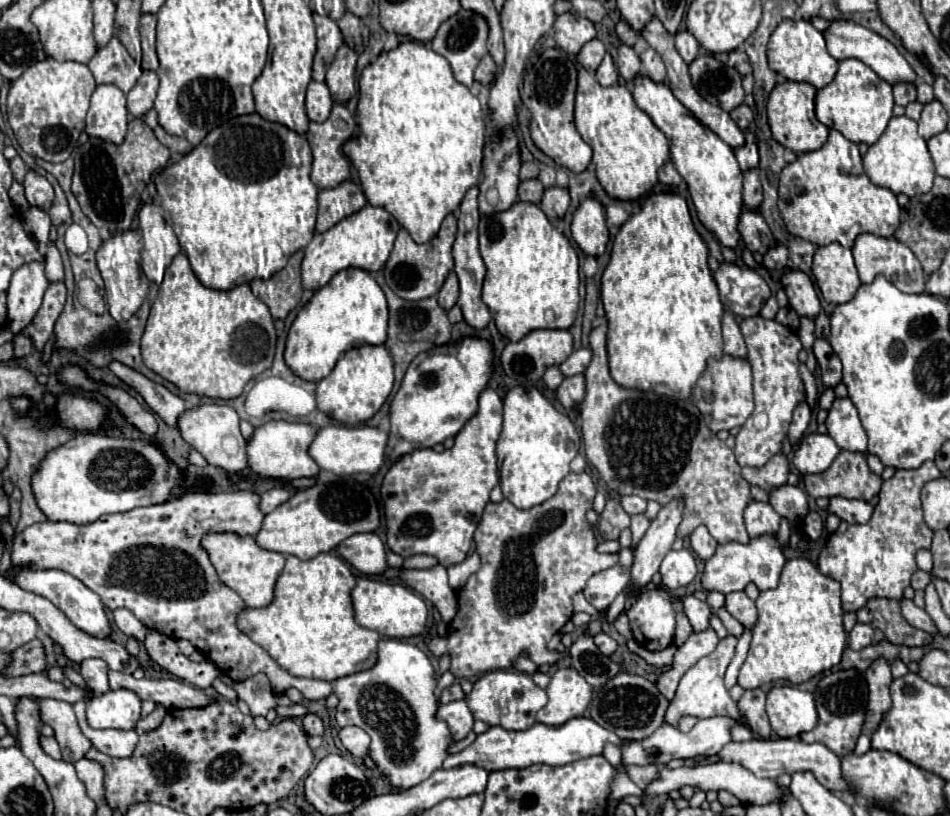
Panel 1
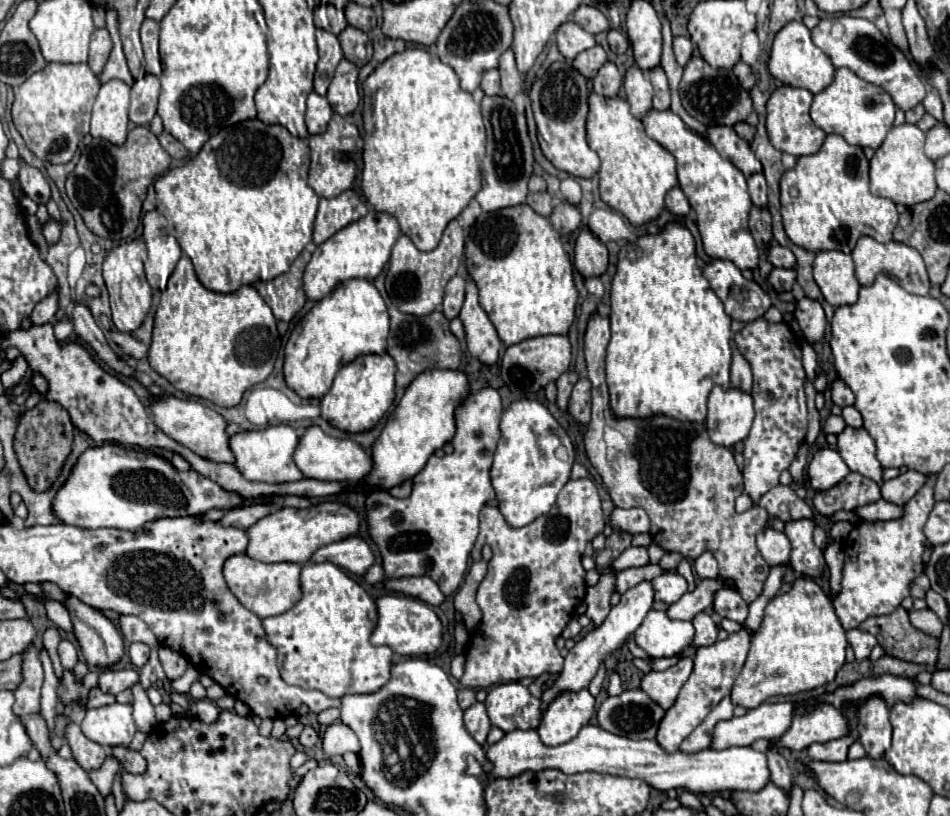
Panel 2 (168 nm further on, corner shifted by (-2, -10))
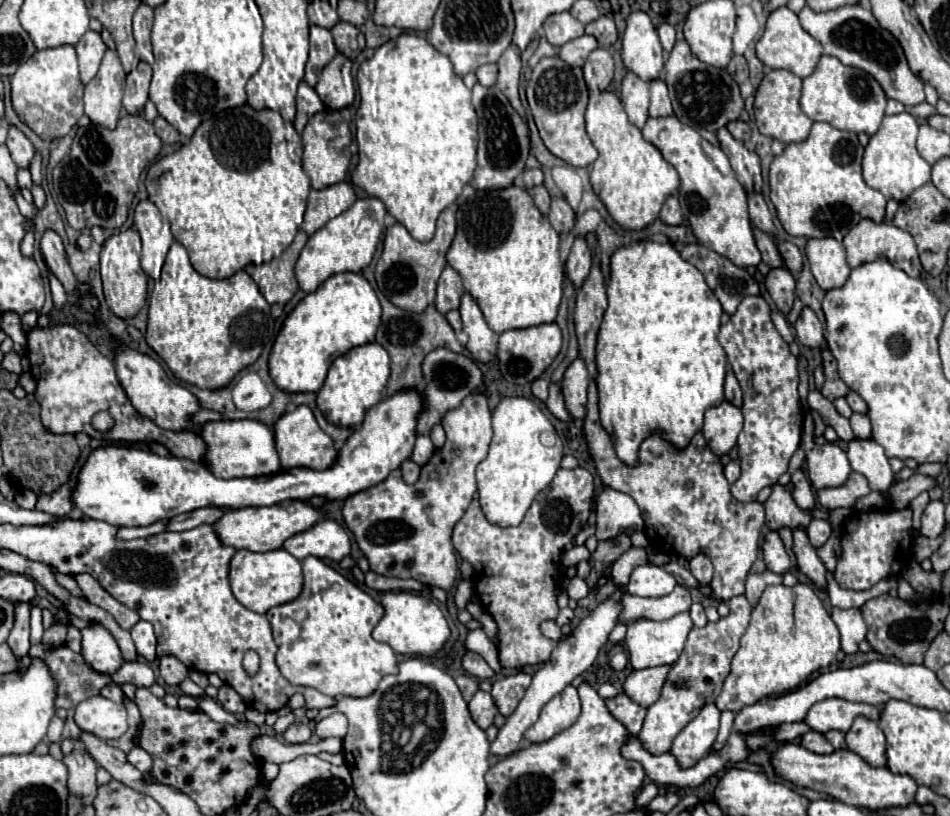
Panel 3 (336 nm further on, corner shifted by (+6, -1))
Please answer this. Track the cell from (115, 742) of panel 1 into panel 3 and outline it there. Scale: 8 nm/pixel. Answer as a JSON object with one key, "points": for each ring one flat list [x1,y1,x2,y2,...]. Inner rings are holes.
{"points":[[136,746,128,752,128,762,134,764,136,768,140,768,140,770,150,770,152,768,152,756,146,750,142,750,140,746]]}

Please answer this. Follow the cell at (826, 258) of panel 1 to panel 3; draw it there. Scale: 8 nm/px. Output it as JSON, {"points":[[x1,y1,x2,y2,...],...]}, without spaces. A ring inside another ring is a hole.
{"points":[[810,238,806,244,806,256,810,270,822,290,840,288,848,280,850,266,846,264,842,242,834,238]]}

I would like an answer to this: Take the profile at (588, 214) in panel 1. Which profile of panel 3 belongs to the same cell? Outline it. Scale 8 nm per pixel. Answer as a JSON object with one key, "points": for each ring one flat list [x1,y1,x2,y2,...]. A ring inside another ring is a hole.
{"points":[[576,238,572,244,572,250,570,250,570,256,566,260,566,276,570,278,570,282,574,284,576,290,584,284,584,280,590,272,590,266,592,266,592,254,590,254,586,240]]}

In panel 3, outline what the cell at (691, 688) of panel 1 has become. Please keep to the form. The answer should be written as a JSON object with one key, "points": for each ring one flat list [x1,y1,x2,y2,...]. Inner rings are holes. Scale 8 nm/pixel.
{"points":[[736,596,728,600,730,614,718,622,708,622,706,626,694,626,686,638,686,646,680,658,672,664,668,678,662,686,660,698,648,708,644,726,638,734,638,740,650,754,664,754,670,750,672,740,684,730,684,726,698,716,698,712,716,700,722,690,724,678,730,672,730,662,740,648,740,638,750,624,752,606,746,596]]}

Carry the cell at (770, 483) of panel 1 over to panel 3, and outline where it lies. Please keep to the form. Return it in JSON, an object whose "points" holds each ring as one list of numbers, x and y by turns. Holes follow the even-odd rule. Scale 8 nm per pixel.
{"points":[[776,484,770,498,764,502,766,508,766,526,774,532,778,532,780,528,790,528,790,530,806,530,812,516,808,516,808,512,796,508,796,502,792,500,792,494]]}

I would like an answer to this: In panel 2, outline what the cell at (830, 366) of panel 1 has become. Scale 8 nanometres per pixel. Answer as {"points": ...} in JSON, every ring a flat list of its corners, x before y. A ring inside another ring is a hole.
{"points":[[834,379,830,385,830,391,832,391,832,401,838,407,846,407,846,405,854,403,854,393,842,379]]}

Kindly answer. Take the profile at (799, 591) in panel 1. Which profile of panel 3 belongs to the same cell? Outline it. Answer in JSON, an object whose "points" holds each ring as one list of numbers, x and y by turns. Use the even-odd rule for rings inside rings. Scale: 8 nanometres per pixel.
{"points":[[782,584,768,586,764,590,758,606,752,612,752,620,750,620,748,630,742,636,740,650,736,652,736,656,732,660,732,670,730,670,728,678,724,680,724,688,714,704,720,712,730,710,736,714,744,706,752,706,766,696,782,696,788,690,792,692,792,690,800,688,800,684,806,684,814,672,818,672,820,668,828,668,834,662,838,650,840,650,840,632,838,632,836,624,832,622,830,614,824,610,820,598,816,596,816,592,810,586,806,586,806,584,796,584,794,588,786,588]]}

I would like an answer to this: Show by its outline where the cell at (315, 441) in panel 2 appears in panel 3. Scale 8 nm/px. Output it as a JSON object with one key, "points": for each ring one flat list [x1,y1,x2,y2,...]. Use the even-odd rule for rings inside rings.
{"points":[[296,406,294,410,286,410,272,426,274,440,276,440,276,452,280,456,280,466,284,470,290,468,312,468,312,470,324,470,332,466,332,460,336,460,336,448,332,444,332,438,320,430,312,410,308,406]]}

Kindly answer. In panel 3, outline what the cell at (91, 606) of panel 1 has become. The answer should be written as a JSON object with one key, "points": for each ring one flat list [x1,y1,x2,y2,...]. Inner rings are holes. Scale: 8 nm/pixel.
{"points":[[100,624,82,630,82,656,88,666,100,674,114,674,124,664,116,640,112,640,112,634]]}

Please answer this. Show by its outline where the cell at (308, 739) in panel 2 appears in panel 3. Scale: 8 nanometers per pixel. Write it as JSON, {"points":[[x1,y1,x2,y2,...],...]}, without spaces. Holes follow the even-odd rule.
{"points":[[294,722,288,726,288,730,284,732,284,740,288,744,302,744,302,742,308,742,312,738,312,730,308,724,302,724,302,722]]}

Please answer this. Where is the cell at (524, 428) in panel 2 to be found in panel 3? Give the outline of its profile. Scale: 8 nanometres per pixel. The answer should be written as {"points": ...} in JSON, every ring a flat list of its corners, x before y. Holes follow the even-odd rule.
{"points":[[504,398,492,412,492,428,494,428,494,438,490,444,490,452,478,464,478,470,476,470,480,508,486,516,486,520,494,526,518,526,522,522,526,510,530,508,534,496,552,482,556,470,560,468,563,443,554,426,550,424,550,420,528,398]]}

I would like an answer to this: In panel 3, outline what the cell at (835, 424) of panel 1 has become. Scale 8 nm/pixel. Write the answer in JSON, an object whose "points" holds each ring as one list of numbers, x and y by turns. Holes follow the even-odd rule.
{"points":[[874,440,848,442,848,460,854,472,866,476,872,490,886,492,896,482,888,456,884,454,884,448]]}

